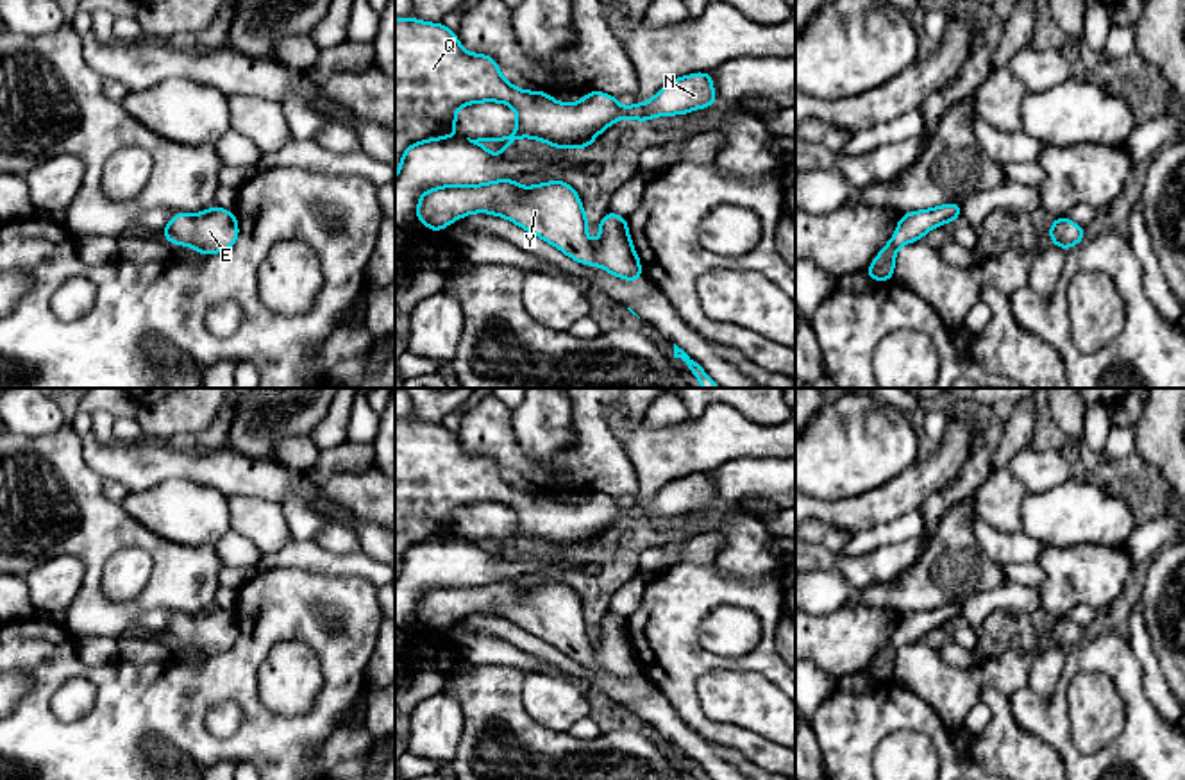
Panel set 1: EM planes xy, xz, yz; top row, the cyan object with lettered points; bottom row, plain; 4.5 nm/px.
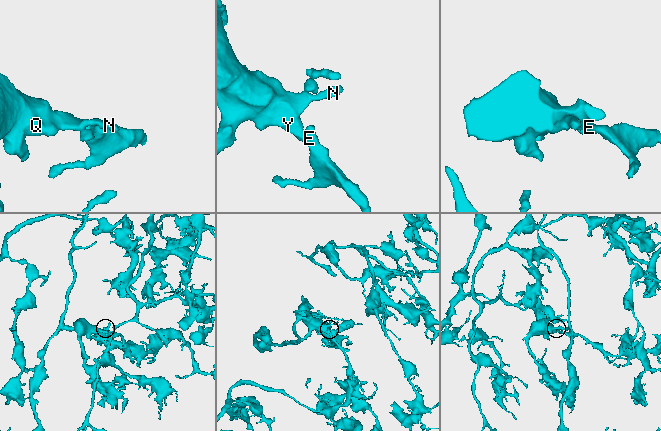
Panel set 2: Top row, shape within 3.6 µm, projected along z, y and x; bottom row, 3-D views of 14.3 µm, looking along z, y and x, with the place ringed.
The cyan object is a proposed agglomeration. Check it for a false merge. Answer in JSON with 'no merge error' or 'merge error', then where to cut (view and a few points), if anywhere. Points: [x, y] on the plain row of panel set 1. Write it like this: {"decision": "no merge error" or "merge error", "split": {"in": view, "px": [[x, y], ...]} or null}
{"decision": "no merge error", "split": null}

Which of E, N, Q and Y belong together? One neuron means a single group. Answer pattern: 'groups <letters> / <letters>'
groups E N Q Y

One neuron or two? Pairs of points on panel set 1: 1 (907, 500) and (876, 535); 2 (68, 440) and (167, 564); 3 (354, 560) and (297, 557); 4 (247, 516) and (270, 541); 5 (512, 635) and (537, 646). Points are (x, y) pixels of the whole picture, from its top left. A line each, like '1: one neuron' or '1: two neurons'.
1: two neurons
2: one neuron
3: one neuron
4: one neuron
5: one neuron

